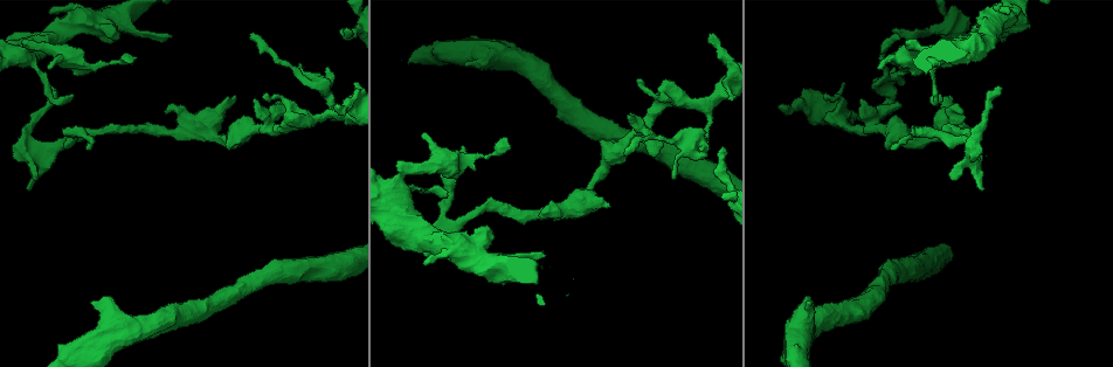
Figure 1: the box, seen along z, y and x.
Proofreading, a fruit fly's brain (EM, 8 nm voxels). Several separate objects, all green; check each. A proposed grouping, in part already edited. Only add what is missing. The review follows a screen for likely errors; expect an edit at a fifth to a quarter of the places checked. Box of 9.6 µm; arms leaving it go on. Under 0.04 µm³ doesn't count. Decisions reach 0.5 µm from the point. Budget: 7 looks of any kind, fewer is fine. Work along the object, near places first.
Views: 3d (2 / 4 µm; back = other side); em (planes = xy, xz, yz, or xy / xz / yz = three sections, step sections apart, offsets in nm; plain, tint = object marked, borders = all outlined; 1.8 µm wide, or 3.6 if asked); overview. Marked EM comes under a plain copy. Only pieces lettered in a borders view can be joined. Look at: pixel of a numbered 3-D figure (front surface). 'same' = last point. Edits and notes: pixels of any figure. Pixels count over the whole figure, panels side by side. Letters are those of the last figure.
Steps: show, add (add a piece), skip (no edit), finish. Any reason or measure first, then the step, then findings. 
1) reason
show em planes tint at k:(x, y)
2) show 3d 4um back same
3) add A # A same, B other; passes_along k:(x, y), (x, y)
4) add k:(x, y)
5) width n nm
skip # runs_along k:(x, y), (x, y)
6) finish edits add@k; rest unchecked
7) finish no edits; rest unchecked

tapers out
show 3d 4um at 1:(545, 256)

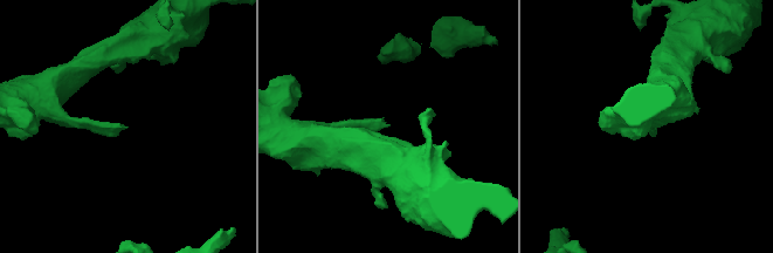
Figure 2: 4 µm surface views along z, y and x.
show em xz step 4 borders at 2:(388, 124)

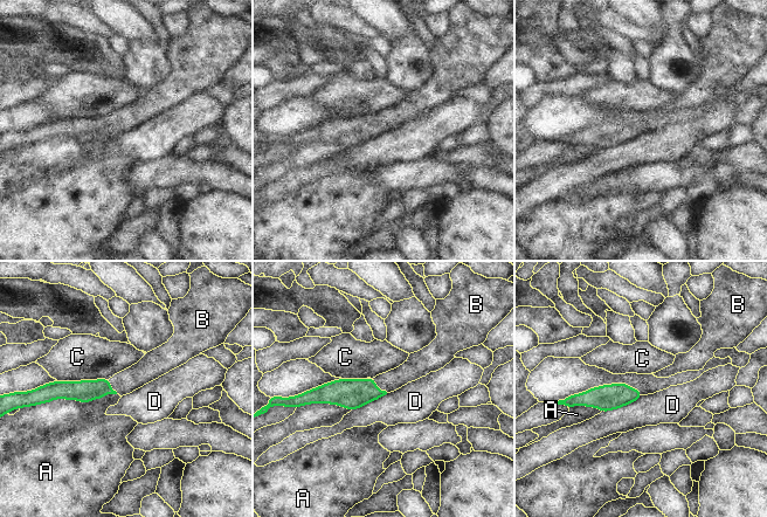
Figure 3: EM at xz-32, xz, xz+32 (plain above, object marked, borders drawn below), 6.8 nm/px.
longest_contact A 550 nm
add B # A other, B same, C other, D other; passes_along 3:(352, 394), (377, 387), (394, 379); it goes on there

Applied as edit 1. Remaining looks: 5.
an open end
show 3d 2um at 1:(54, 88)

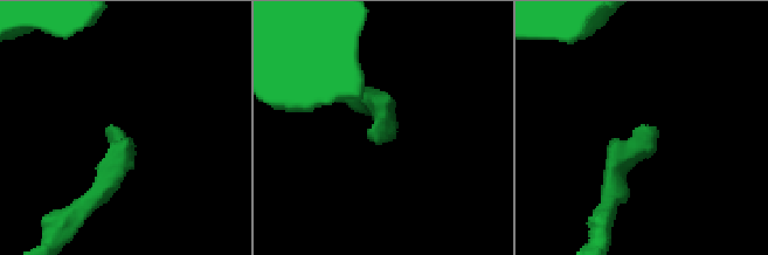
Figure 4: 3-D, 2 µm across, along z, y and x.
need the tissue
show em 3.6um yz step 4 tint at 4:(377, 144)

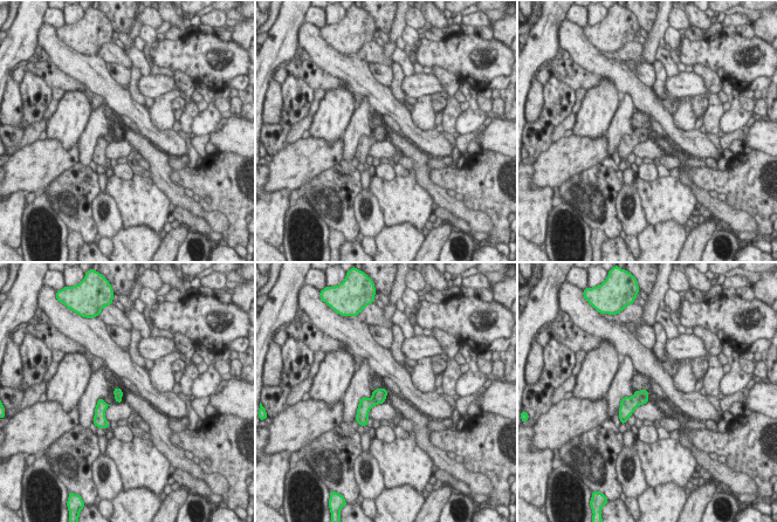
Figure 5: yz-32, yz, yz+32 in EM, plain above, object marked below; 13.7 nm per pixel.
show em 3.6um planes borders same

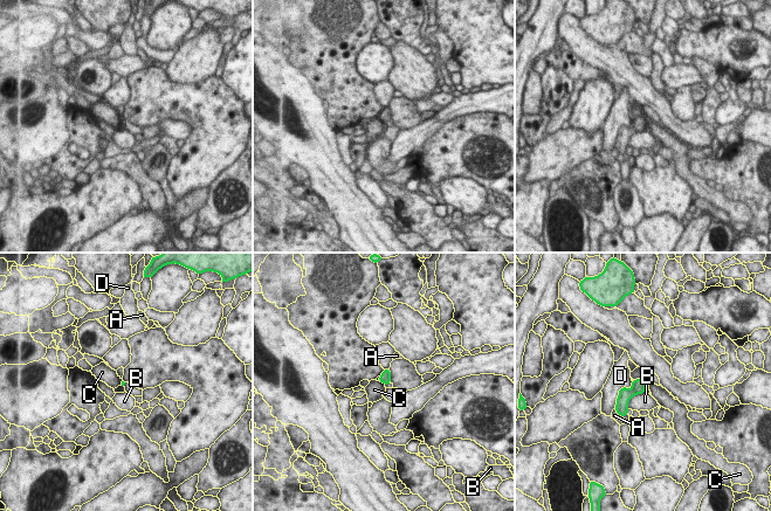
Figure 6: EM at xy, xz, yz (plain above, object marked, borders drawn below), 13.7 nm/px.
skip # A other, B other, C other, D other; border 6:(379, 380), (384, 385); none of them fits

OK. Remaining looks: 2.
an open end
show 3d 2um back at 1:(348, 29)

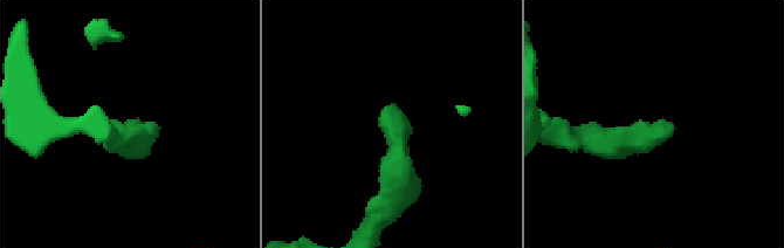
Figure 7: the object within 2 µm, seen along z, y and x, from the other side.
show em yz step 16 borders at 7:(391, 105)

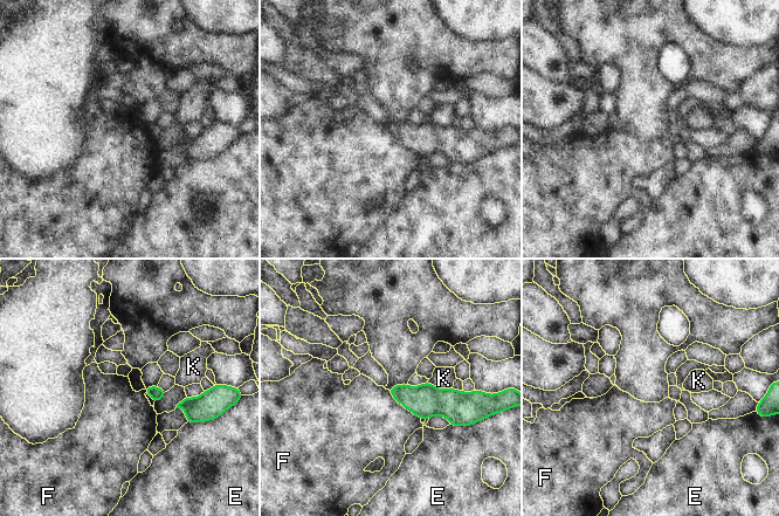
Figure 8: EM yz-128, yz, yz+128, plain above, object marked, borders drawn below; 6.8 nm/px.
skip # E other, F other, K other; border 8:(387, 390), (420, 419); no lettered piece goes on from it

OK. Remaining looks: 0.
finish edits add@3; rest unchecked

